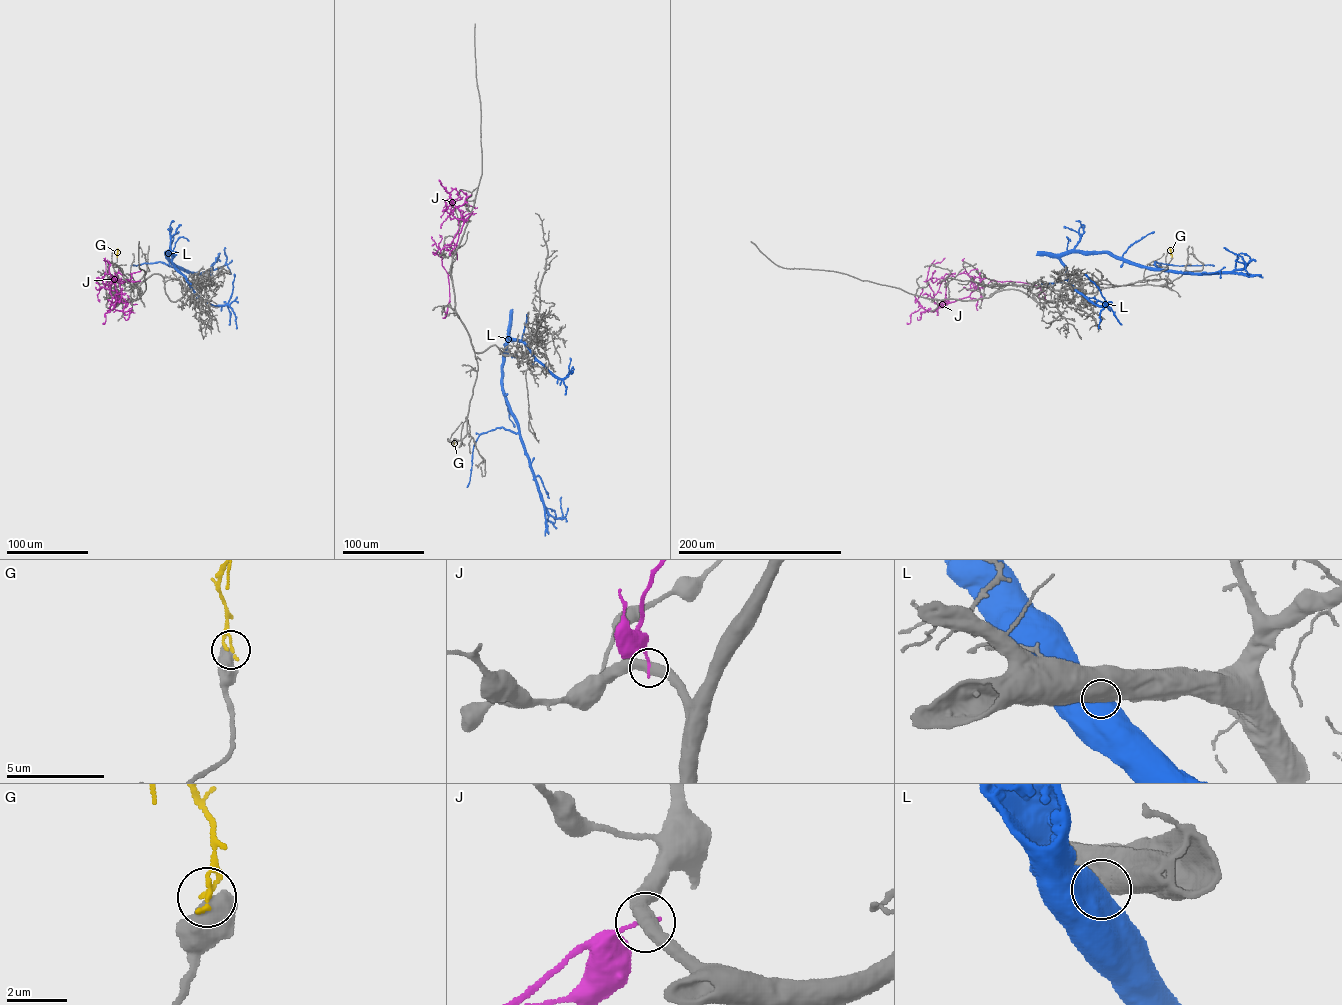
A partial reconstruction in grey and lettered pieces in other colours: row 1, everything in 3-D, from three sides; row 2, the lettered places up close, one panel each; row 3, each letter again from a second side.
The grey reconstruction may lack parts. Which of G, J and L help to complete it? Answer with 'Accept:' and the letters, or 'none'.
Accept: none

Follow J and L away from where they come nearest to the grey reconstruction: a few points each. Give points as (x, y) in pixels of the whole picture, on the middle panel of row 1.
J: (450, 256), (463, 221), (447, 212), (447, 200), (441, 218)
L: (528, 348), (508, 333), (502, 367), (503, 393), (543, 505), (556, 518), (562, 516), (561, 497)

